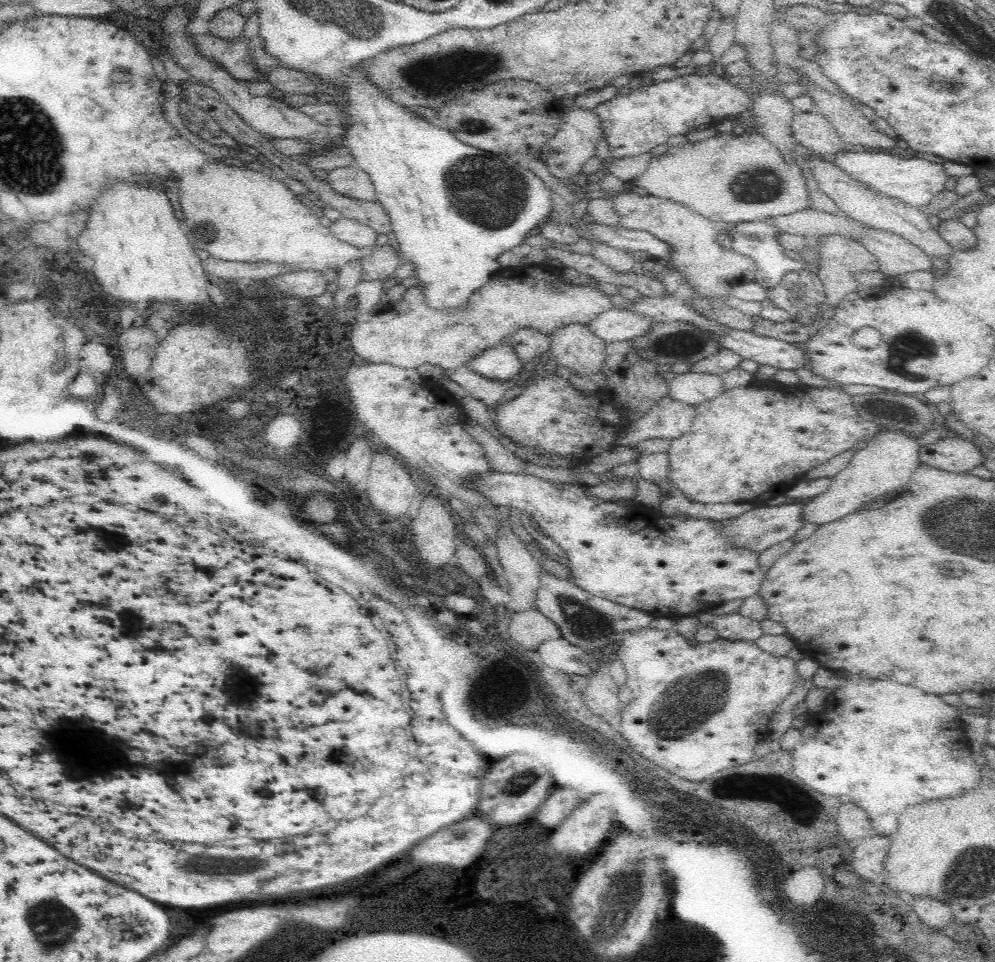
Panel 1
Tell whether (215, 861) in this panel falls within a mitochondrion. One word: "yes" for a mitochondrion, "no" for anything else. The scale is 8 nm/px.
yes

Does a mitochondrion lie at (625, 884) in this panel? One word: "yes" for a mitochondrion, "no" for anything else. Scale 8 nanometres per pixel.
yes

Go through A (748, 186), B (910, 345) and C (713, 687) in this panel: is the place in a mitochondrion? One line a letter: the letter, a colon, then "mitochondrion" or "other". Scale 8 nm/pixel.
A: mitochondrion
B: mitochondrion
C: mitochondrion

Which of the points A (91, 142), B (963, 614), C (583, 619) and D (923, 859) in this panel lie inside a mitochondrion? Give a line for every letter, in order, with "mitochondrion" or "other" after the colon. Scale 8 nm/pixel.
A: other
B: other
C: mitochondrion
D: other

